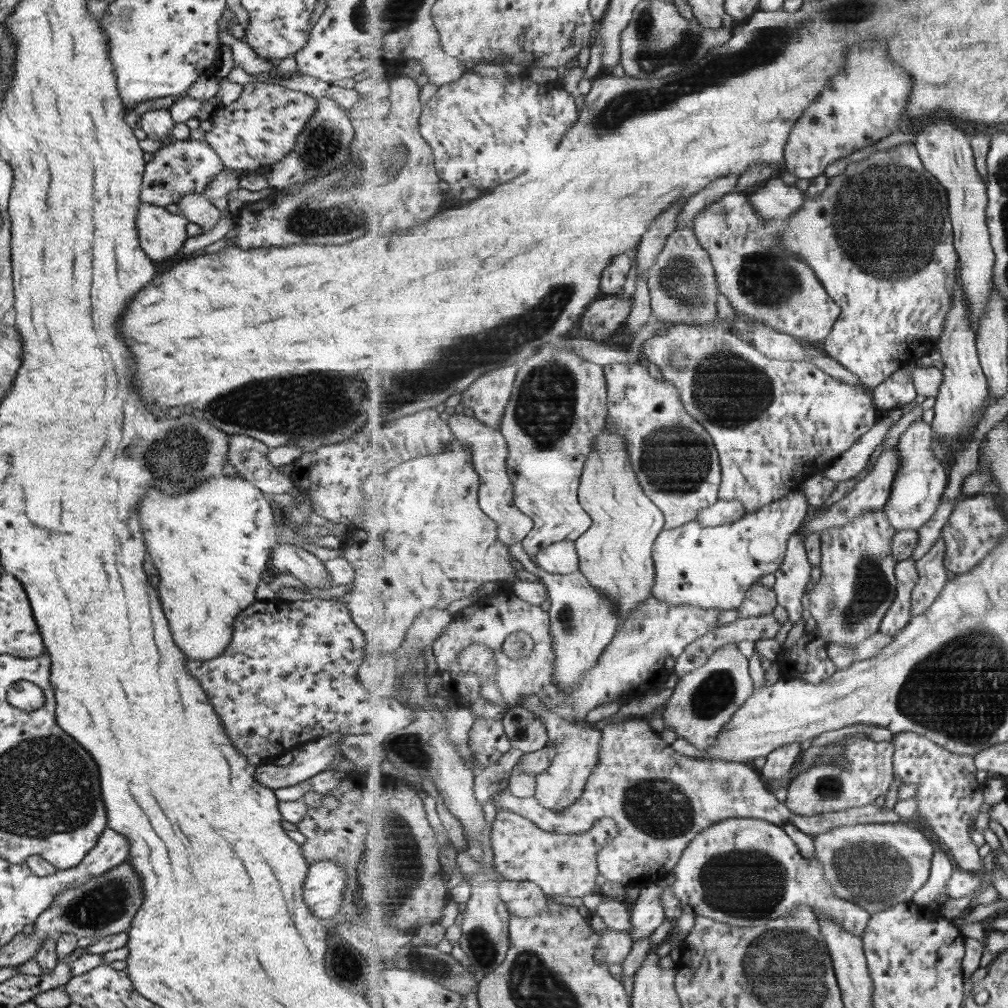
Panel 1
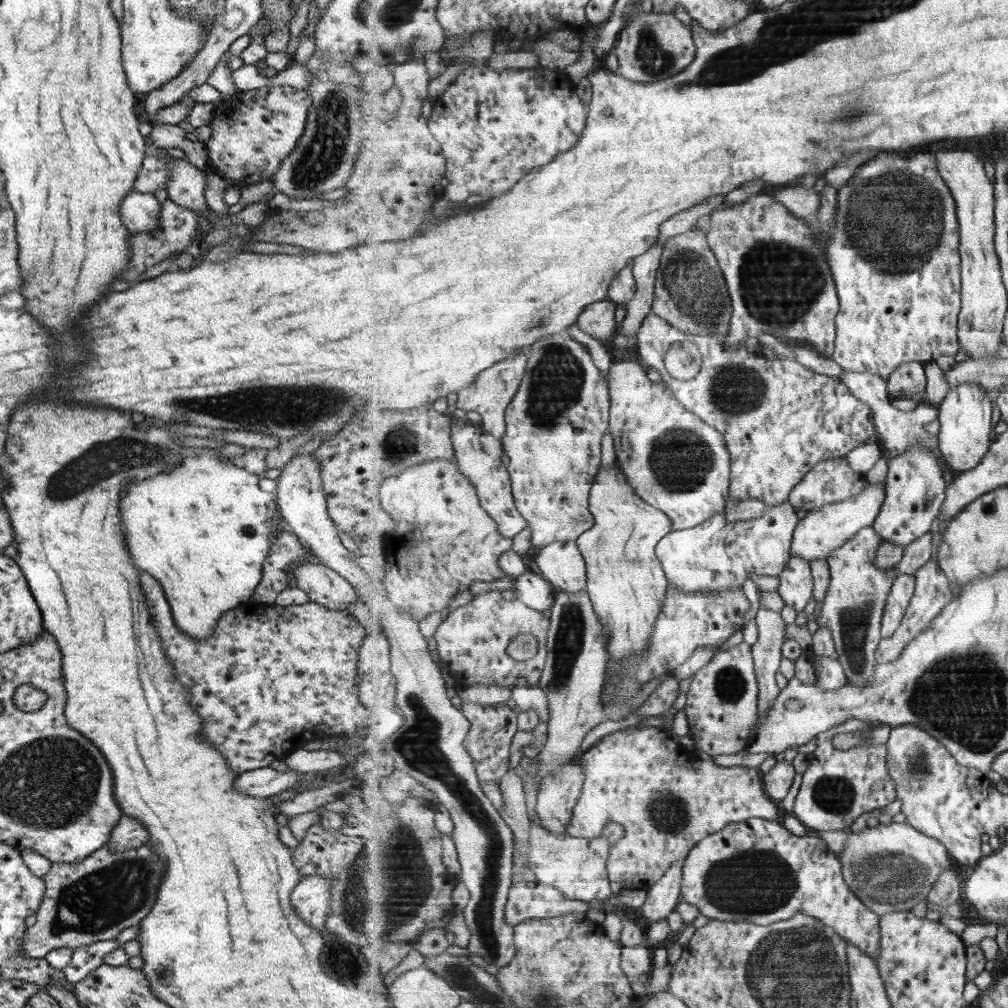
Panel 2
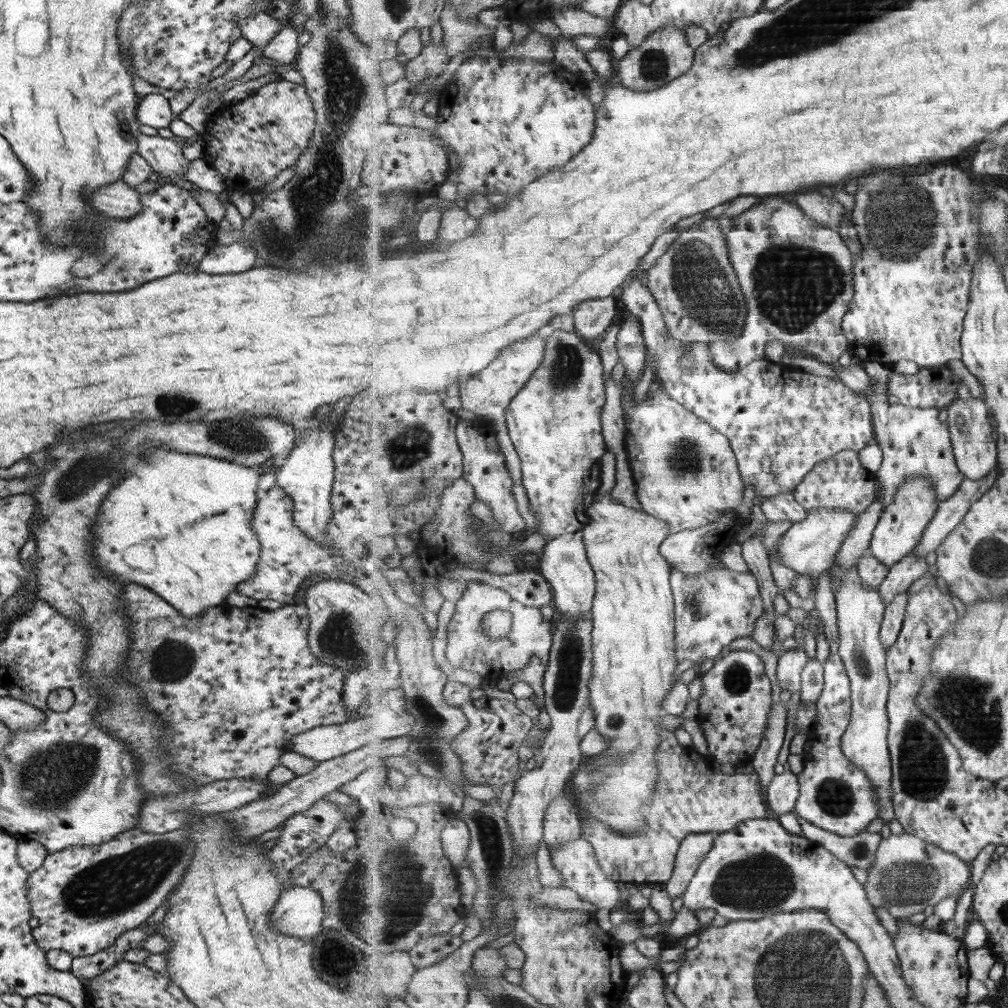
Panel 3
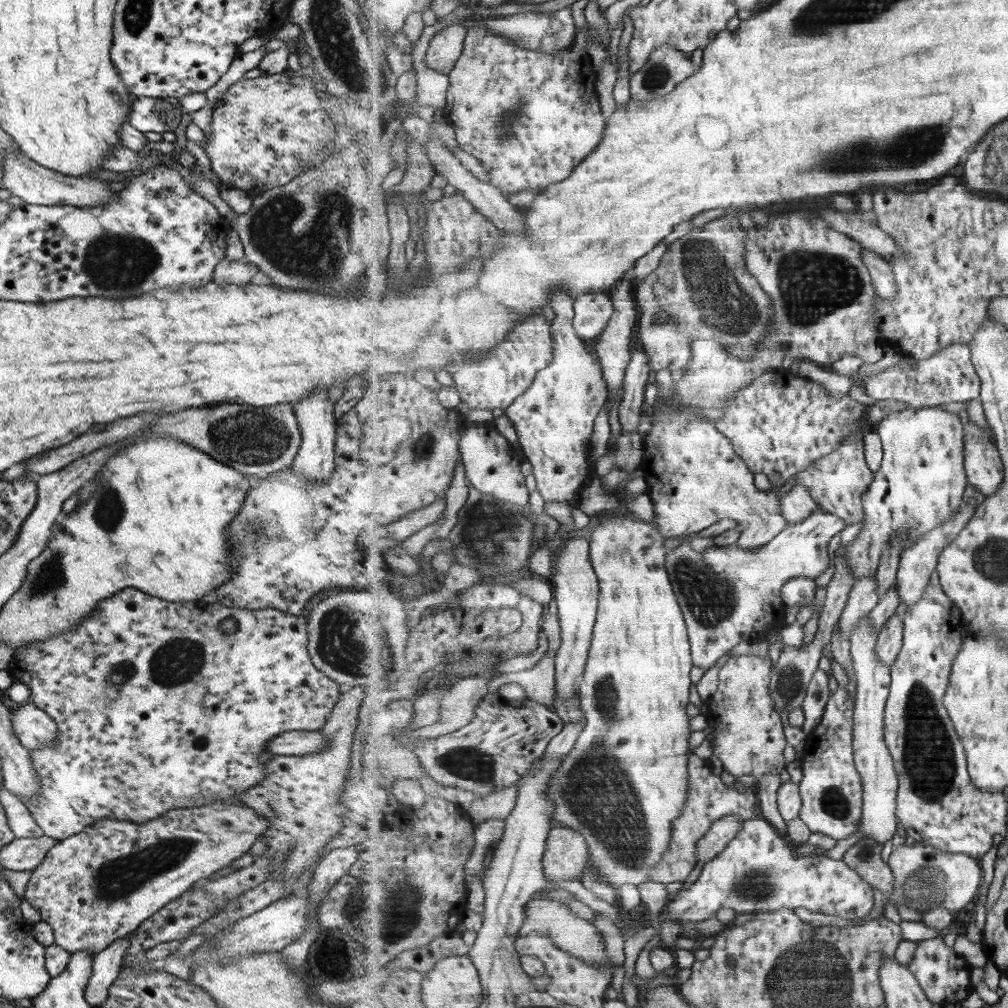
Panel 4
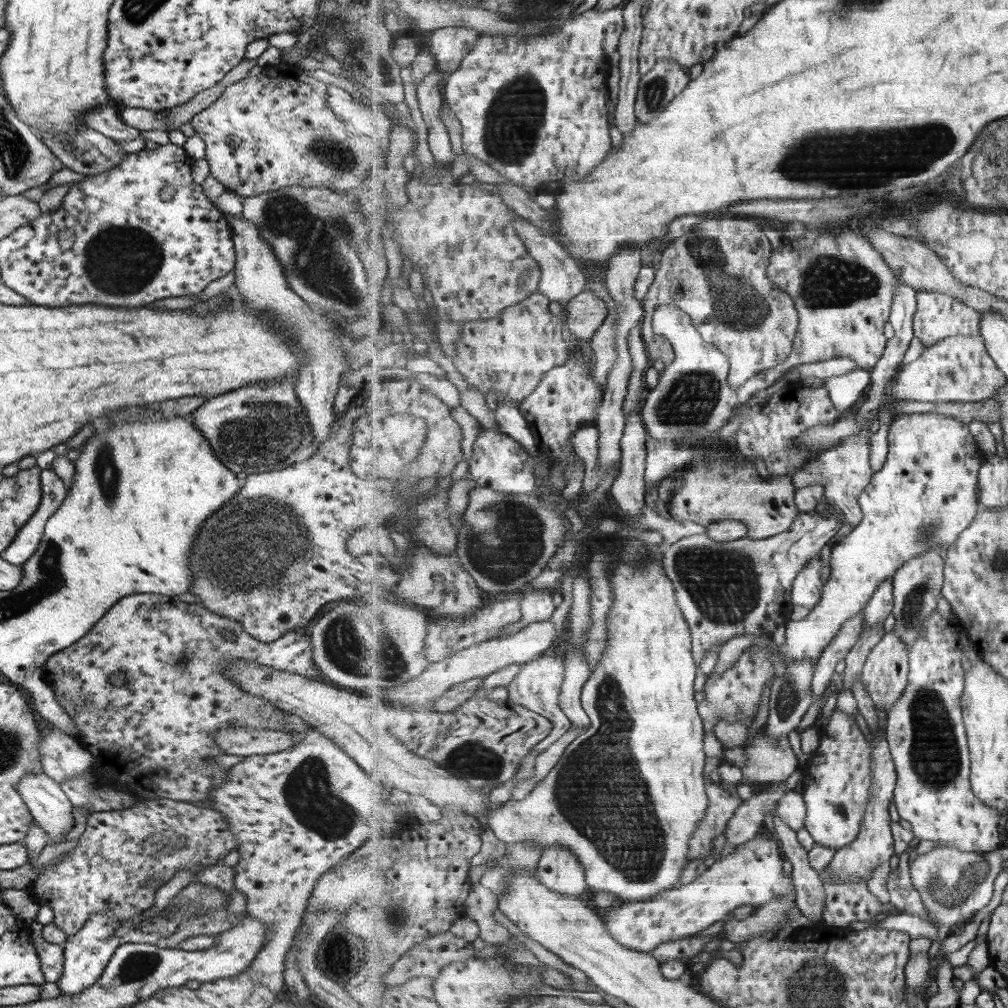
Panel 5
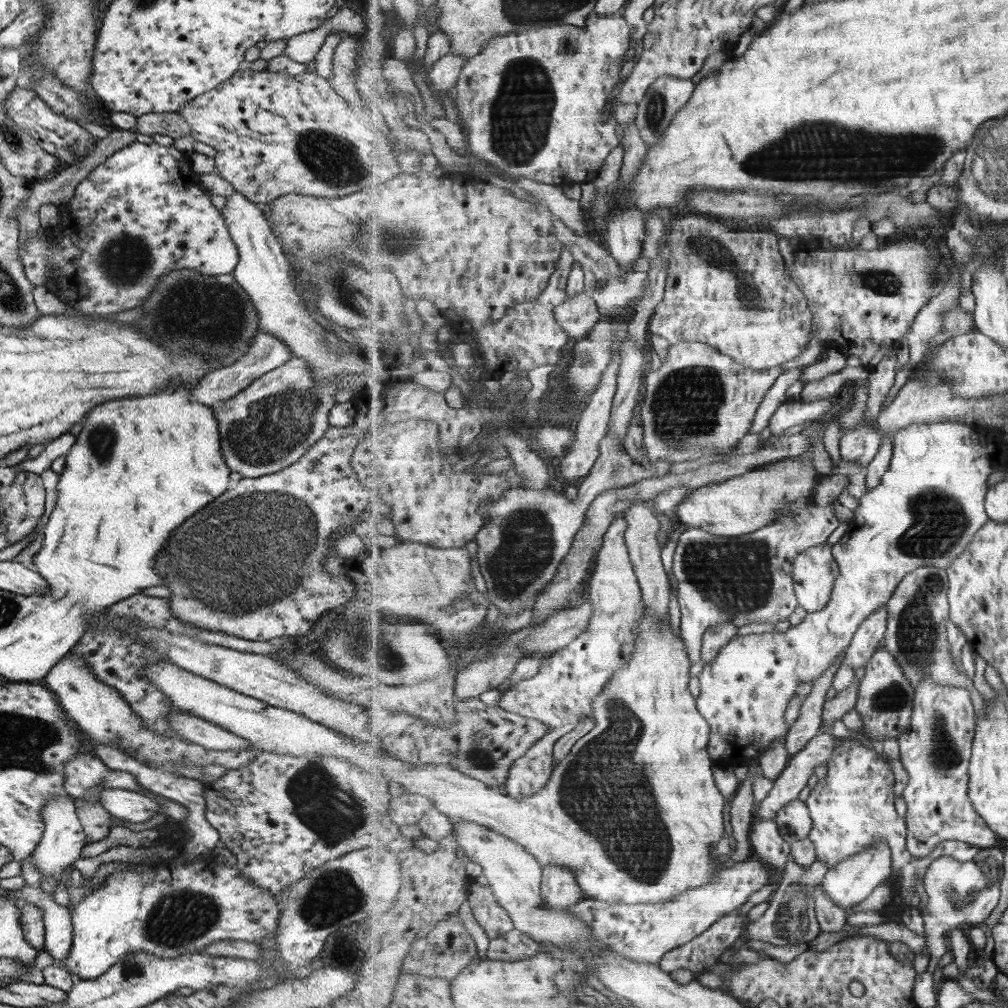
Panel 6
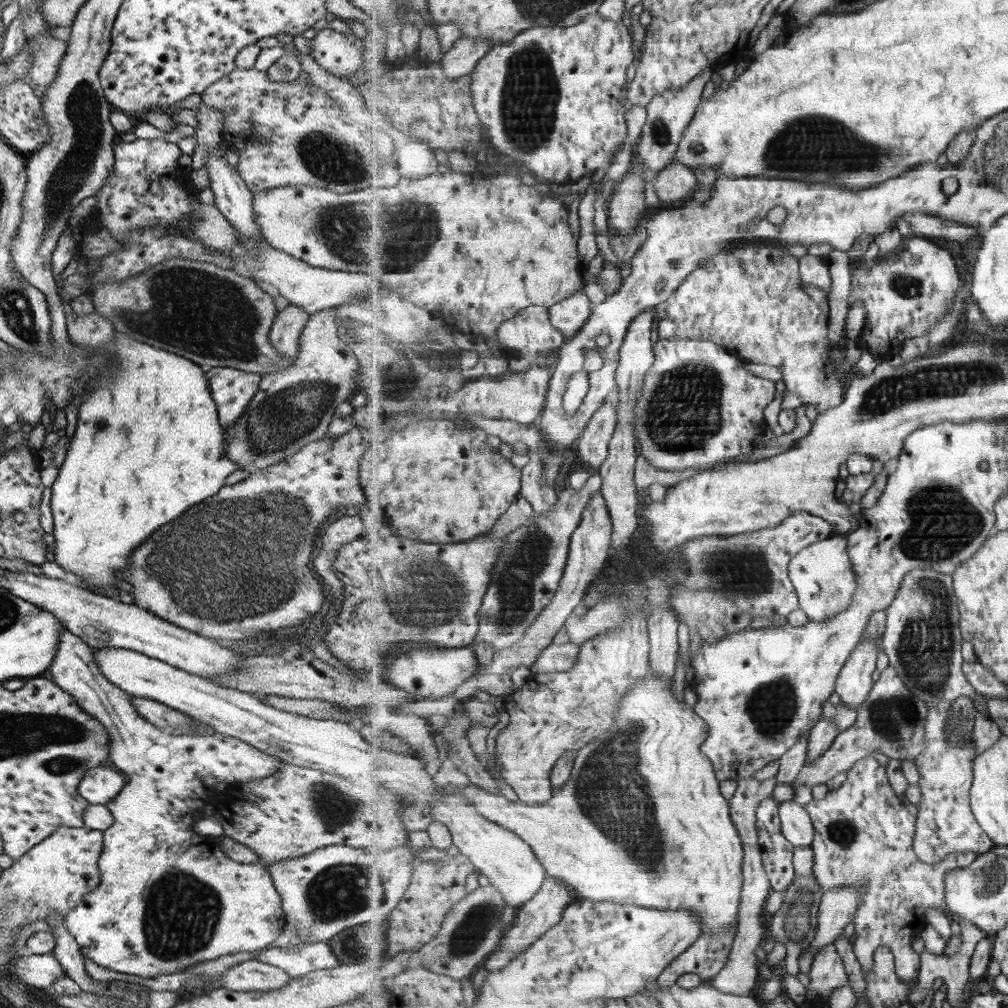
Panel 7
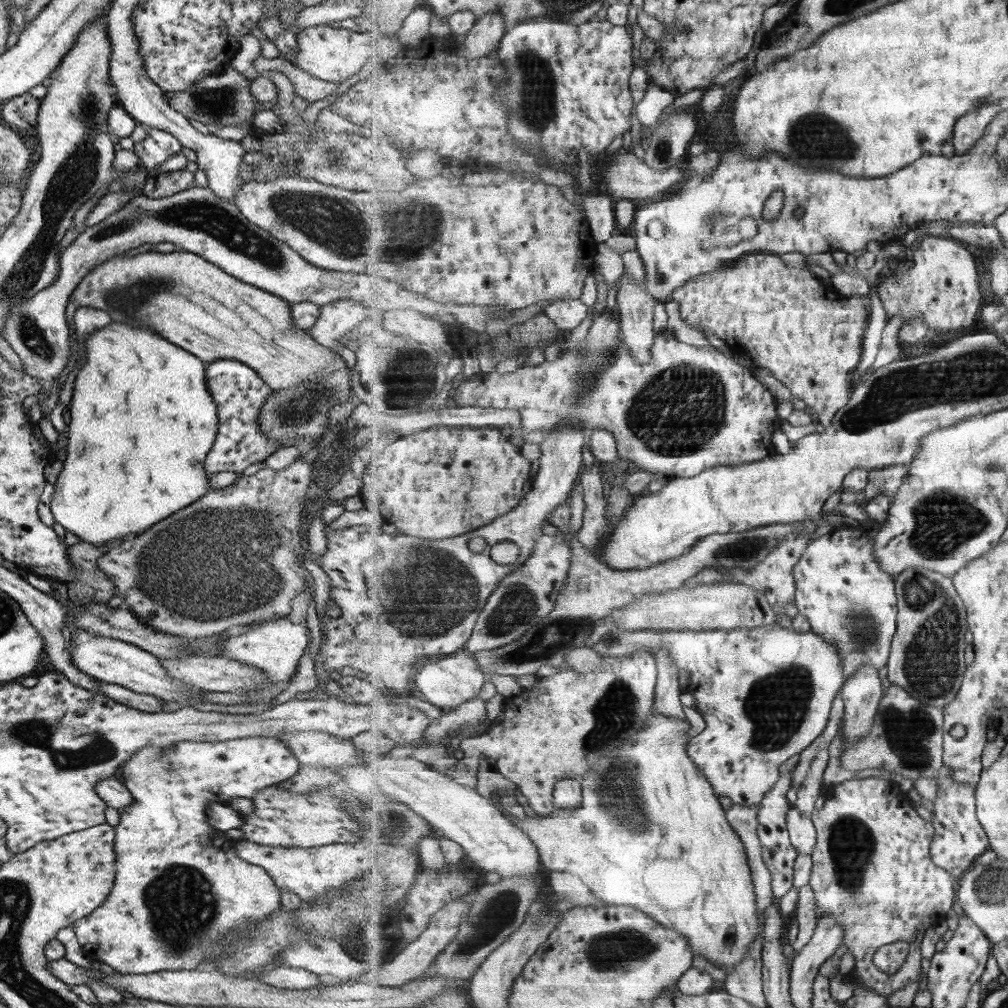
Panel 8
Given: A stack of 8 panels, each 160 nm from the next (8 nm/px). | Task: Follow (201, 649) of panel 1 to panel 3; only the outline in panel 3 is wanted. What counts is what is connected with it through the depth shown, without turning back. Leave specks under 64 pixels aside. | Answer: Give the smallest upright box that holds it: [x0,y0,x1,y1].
[90,447,260,618]

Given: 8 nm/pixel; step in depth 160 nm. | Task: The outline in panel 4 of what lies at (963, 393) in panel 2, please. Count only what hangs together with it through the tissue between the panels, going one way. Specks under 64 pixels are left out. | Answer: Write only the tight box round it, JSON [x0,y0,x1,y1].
[963,422,1005,498]

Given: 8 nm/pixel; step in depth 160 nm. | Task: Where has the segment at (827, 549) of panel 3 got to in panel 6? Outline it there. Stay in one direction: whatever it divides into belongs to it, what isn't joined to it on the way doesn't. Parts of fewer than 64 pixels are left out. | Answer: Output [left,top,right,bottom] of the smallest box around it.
[672,503,839,663]

